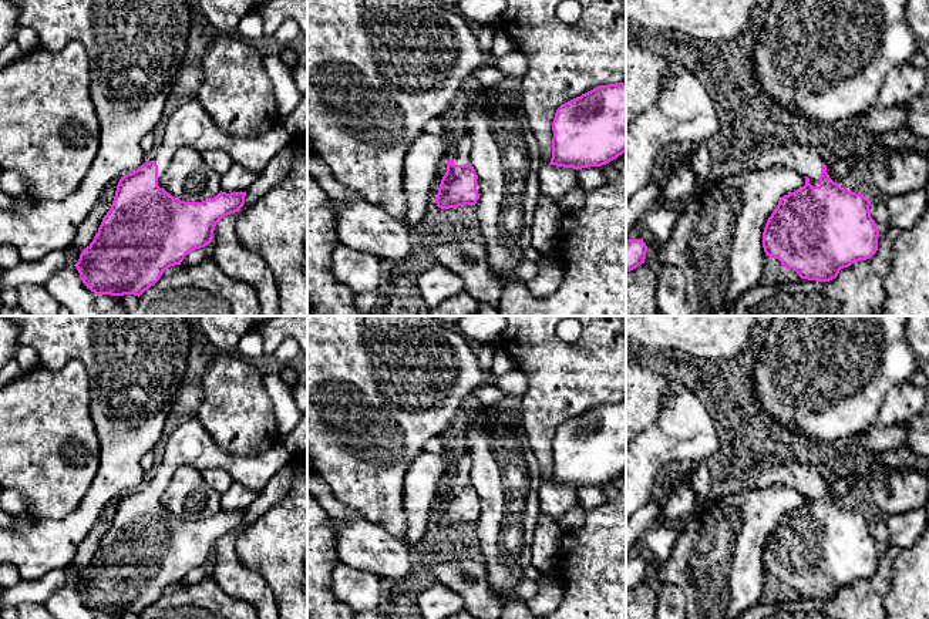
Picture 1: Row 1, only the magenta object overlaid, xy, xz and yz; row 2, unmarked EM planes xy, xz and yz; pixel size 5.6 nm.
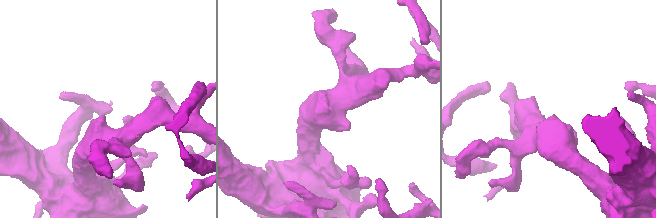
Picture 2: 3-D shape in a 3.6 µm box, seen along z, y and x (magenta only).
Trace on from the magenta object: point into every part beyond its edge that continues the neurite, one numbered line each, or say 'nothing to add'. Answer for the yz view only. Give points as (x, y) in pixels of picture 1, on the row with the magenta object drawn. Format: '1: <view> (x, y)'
1: yz (795, 154)

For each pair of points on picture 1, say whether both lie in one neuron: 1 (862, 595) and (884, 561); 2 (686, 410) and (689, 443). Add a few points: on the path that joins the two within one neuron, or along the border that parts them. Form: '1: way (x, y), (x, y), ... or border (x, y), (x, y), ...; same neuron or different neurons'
1: way (871, 586), (884, 574), (884, 569); same neuron
2: way (686, 419), (687, 434); same neuron

